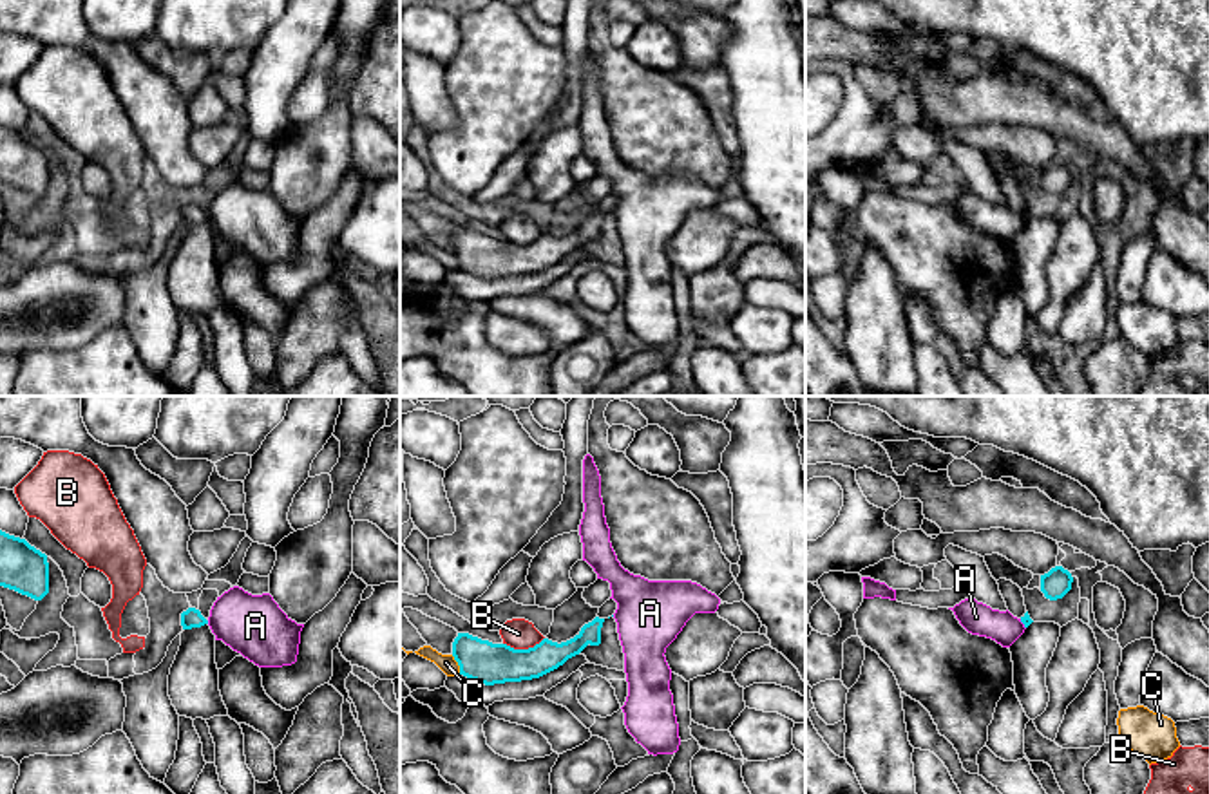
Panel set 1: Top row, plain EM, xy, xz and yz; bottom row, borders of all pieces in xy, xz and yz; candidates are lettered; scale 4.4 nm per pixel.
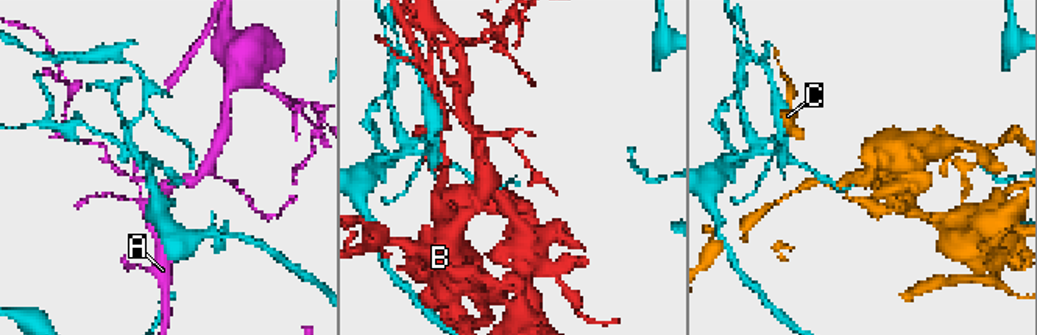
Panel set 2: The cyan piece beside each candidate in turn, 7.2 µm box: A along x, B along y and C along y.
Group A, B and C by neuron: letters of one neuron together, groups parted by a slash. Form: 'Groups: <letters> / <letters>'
Groups: A / B / C

